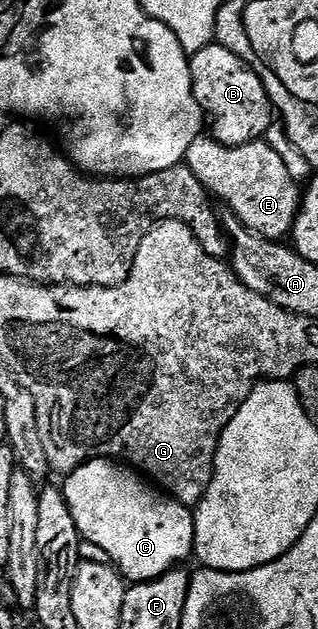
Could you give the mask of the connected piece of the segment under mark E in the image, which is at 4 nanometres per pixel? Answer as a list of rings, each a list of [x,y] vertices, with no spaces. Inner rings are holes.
[[[200,135],[188,147],[185,165],[190,168],[192,175],[200,179],[200,183],[206,188],[207,193],[213,195],[219,202],[230,208],[229,212],[237,217],[248,229],[253,229],[262,237],[282,239],[293,230],[294,221],[298,218],[298,211],[302,203],[302,193],[299,182],[288,175],[288,167],[284,165],[284,159],[280,157],[265,139],[249,141],[243,145],[225,145],[213,135]]]

